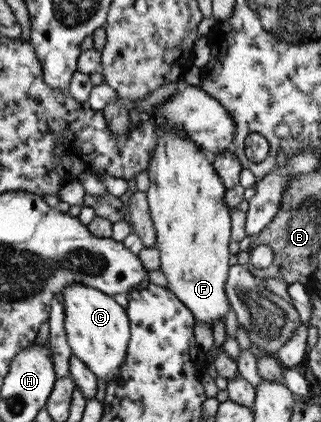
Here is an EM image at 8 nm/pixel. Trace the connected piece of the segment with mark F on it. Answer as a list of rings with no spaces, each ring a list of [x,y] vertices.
[[[170,126],[158,128],[158,146],[147,169],[151,183],[145,192],[156,231],[155,247],[160,252],[160,269],[168,281],[166,287],[192,312],[195,322],[208,324],[210,329],[214,328],[218,320],[226,318],[231,307],[224,286],[228,280],[228,260],[233,258],[229,249],[231,218],[225,202],[227,189],[214,171],[215,156],[212,152],[200,150],[180,130],[174,130]]]

